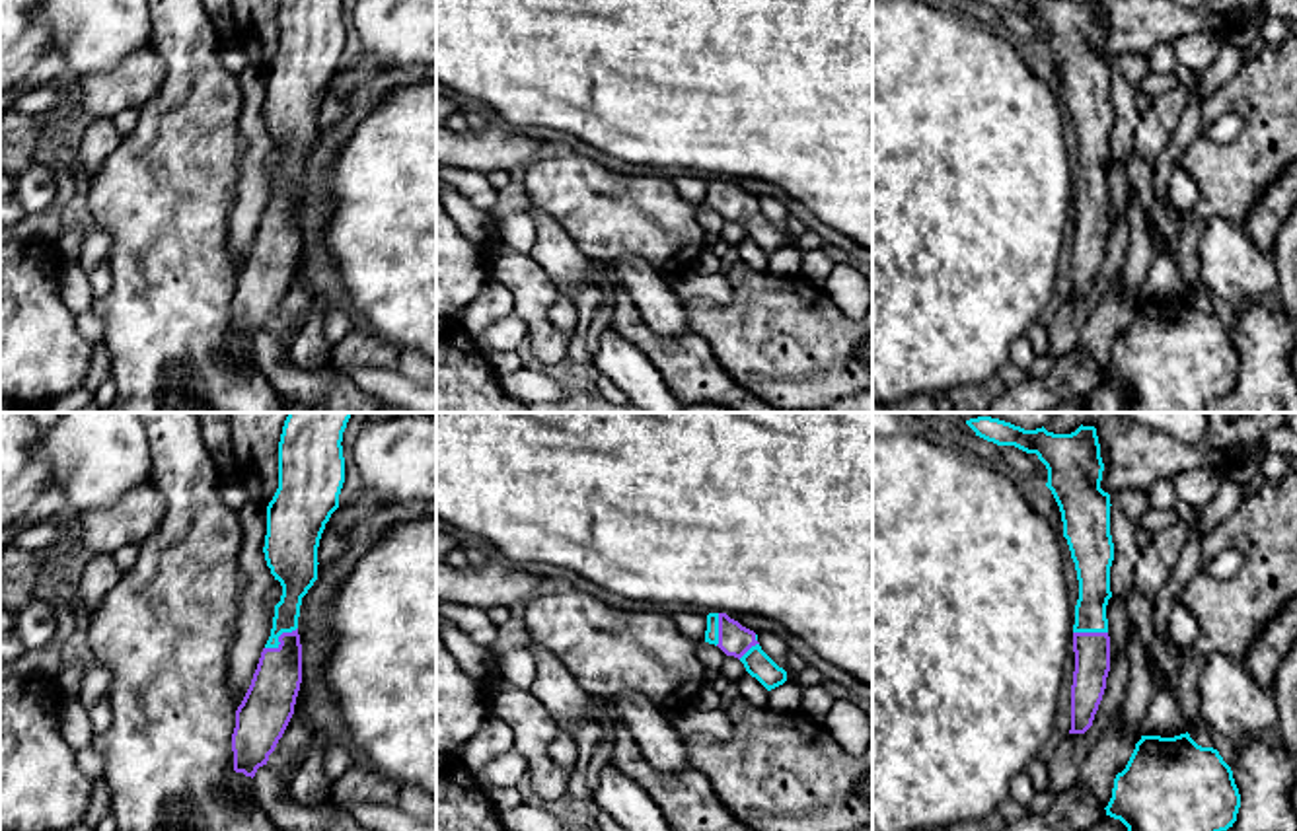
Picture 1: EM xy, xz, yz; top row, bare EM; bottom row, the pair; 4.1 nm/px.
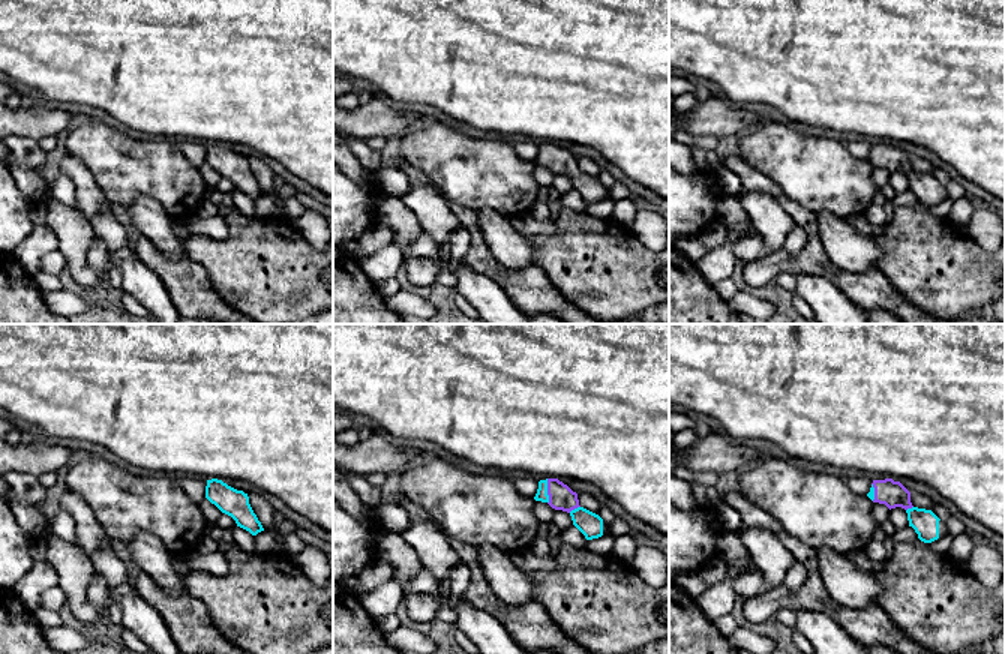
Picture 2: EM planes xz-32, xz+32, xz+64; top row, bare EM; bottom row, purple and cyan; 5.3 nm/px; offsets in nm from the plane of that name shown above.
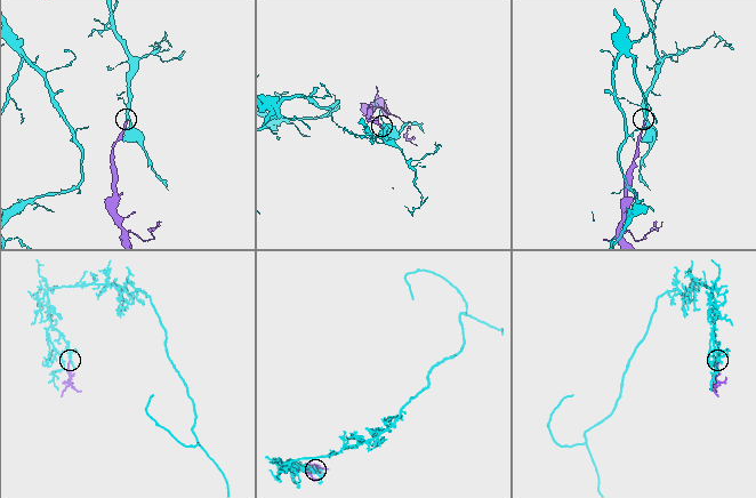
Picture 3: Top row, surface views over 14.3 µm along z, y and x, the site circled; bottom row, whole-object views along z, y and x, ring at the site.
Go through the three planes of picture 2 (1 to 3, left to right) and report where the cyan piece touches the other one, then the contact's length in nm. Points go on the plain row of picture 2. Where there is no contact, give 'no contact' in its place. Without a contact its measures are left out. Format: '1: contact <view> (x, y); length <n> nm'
1: no contact
2: contact xz+32 (548, 155); length 140 nm
3: contact xz+64 (909, 171); length 50 nm

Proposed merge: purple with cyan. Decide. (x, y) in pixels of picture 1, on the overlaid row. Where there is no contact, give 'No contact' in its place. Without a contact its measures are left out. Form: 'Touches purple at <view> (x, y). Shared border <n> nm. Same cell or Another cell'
Touches purple at xy (279, 639). Shared border 160 nm. Same cell

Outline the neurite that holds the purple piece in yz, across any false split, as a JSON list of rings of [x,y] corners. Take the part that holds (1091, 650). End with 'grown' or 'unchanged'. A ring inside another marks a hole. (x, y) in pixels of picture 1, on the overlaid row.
[[[991,416],[970,418],[966,424],[987,442],[1036,453],[1048,469],[1046,487],[1059,506],[1063,537],[1079,580],[1069,734],[1085,734],[1093,726],[1110,671],[1106,605],[1112,597],[1112,504],[1110,494],[1100,488],[1104,463],[1096,428],[1081,424],[1071,434],[1054,434],[1044,426],[1024,430]]]; grown

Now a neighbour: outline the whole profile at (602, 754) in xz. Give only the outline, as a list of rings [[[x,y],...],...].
[[[610,724],[604,726],[600,741],[592,753],[592,759],[588,763],[588,771],[586,771],[586,786],[592,790],[592,800],[594,800],[594,792],[600,784],[600,777],[602,777],[602,767],[611,759],[611,751],[613,751],[613,741],[615,741],[615,732]]]

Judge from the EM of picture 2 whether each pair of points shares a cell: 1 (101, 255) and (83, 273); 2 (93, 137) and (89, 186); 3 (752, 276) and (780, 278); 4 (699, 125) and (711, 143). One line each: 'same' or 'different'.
1: different
2: different
3: same
4: different

